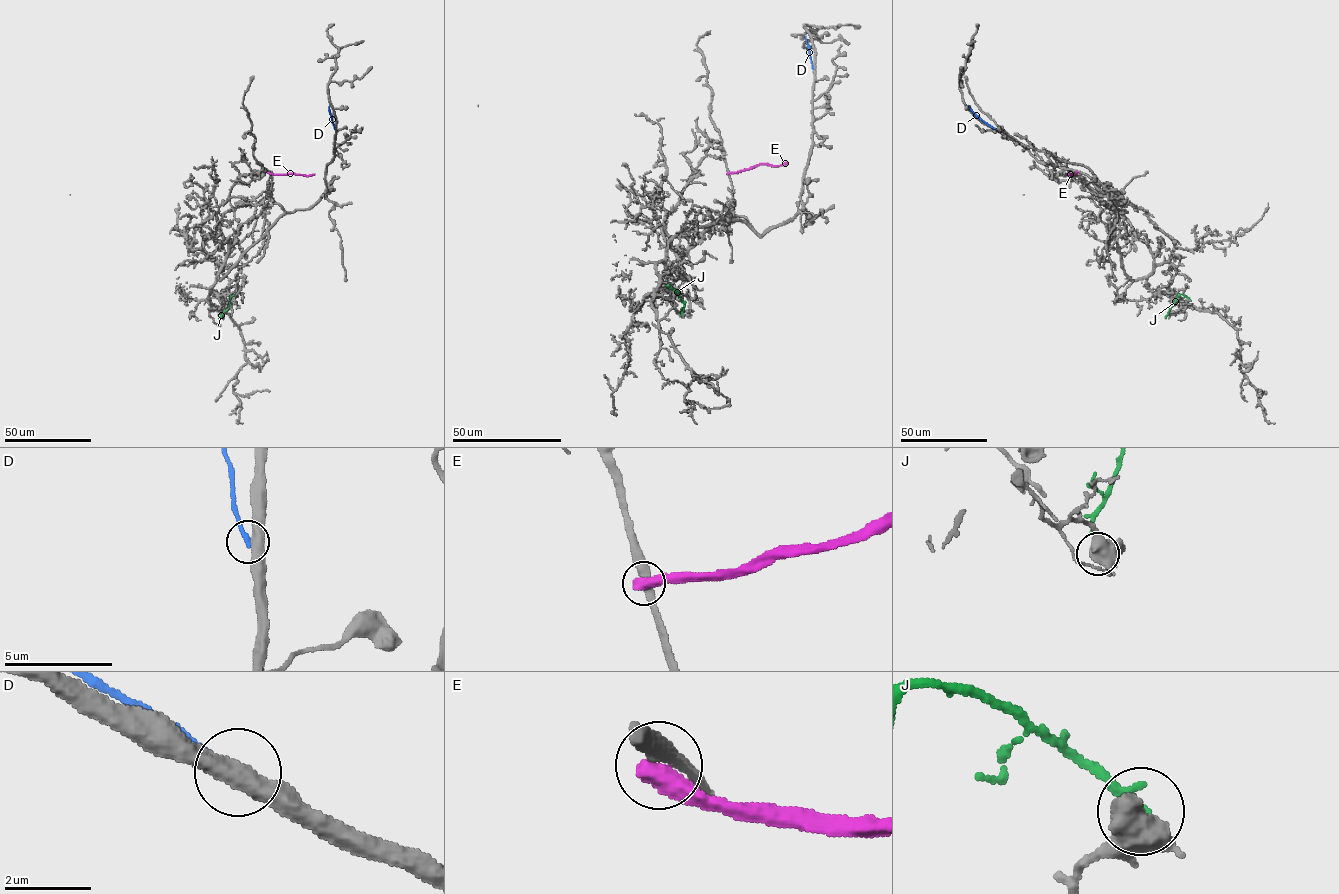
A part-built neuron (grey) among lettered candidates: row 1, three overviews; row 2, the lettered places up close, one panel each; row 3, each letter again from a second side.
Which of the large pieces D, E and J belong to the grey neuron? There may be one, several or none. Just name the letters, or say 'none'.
none

